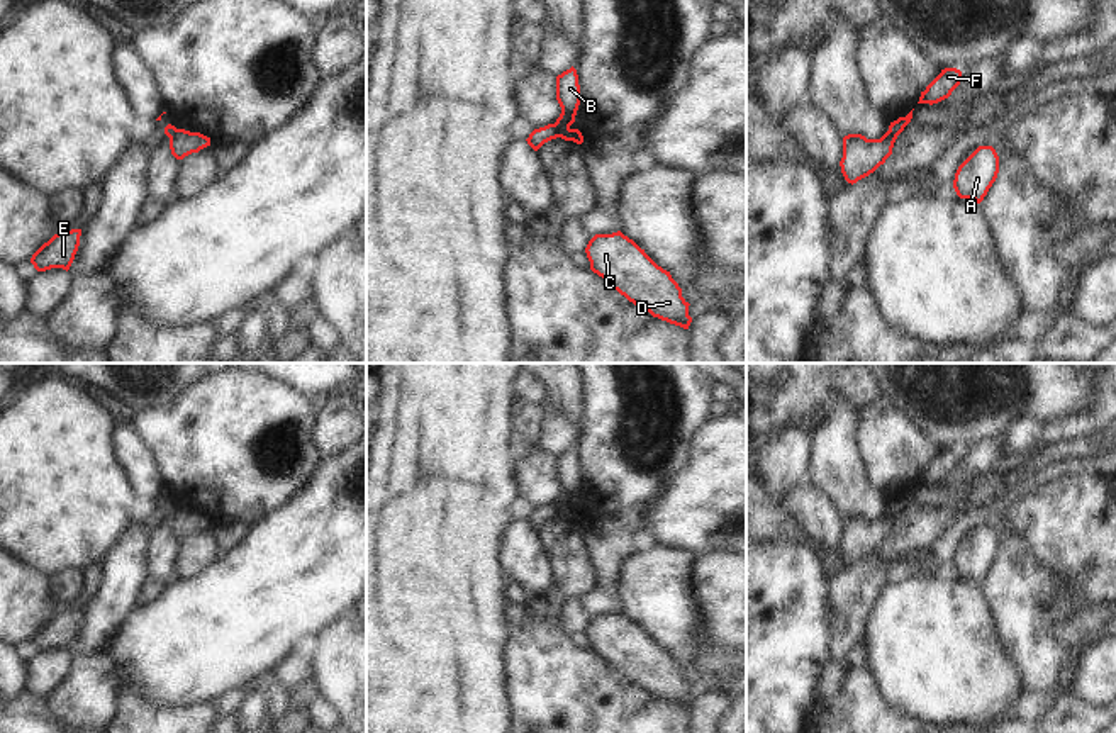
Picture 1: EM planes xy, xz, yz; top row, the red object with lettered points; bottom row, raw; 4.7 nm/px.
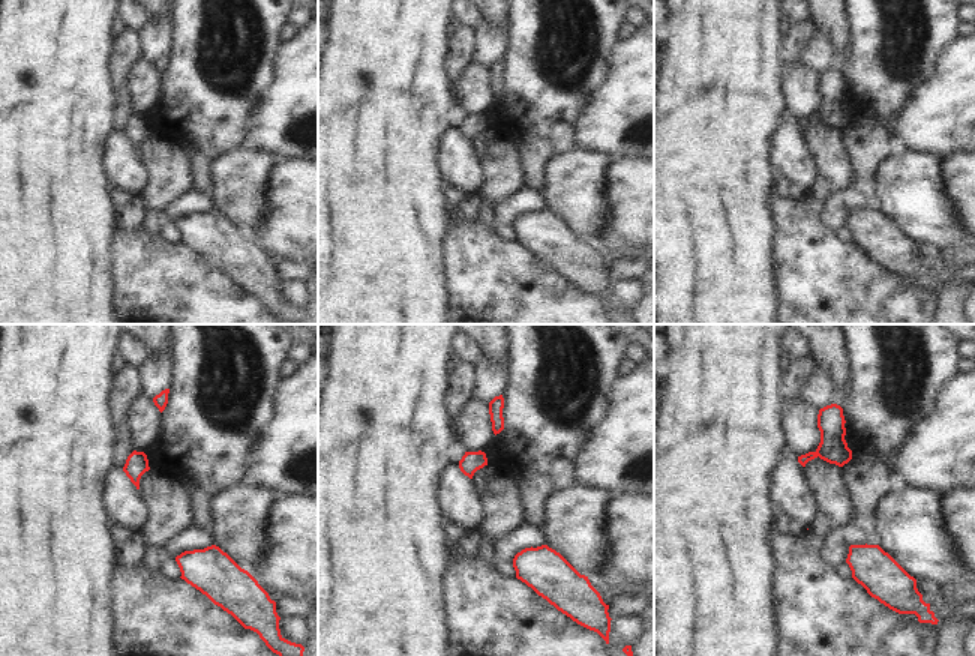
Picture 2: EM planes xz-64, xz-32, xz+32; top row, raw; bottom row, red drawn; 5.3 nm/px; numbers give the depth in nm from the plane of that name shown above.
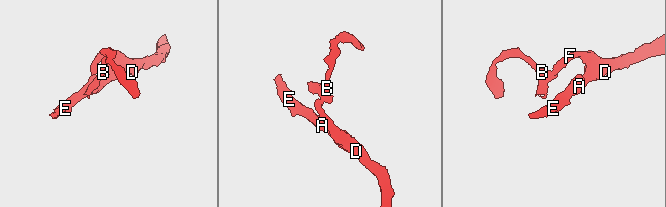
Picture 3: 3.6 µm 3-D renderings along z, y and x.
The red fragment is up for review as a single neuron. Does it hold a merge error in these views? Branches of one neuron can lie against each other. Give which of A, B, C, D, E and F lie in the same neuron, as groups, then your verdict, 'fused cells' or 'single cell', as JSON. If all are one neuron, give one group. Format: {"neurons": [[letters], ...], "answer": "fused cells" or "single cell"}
{"neurons": [["A", "C", "D", "E", "F"], ["B"]], "answer": "fused cells"}

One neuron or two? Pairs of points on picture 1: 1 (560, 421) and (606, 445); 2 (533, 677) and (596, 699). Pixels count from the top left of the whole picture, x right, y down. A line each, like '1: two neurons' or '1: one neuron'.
1: two neurons
2: one neuron

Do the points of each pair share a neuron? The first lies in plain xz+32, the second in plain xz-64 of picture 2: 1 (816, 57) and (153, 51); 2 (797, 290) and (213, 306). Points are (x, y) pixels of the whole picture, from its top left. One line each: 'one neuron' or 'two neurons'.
1: one neuron
2: one neuron

